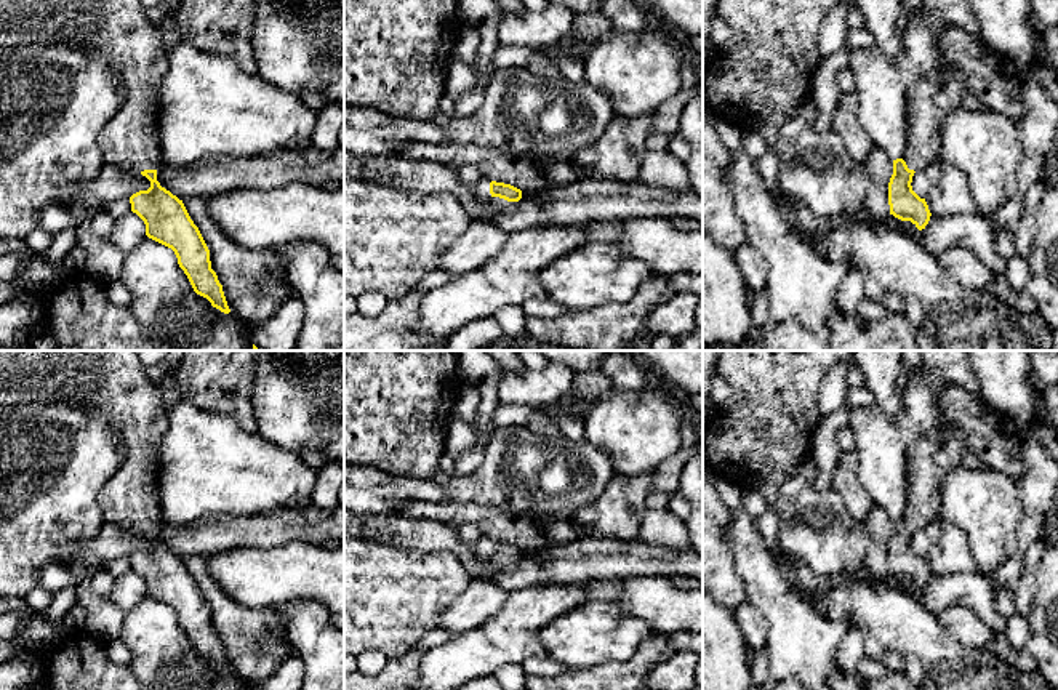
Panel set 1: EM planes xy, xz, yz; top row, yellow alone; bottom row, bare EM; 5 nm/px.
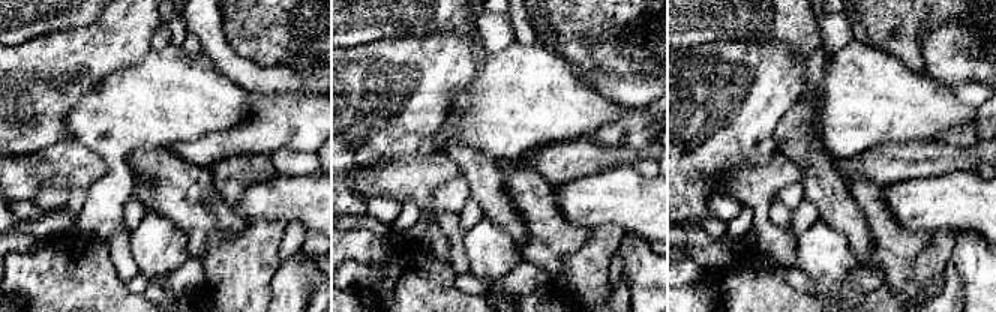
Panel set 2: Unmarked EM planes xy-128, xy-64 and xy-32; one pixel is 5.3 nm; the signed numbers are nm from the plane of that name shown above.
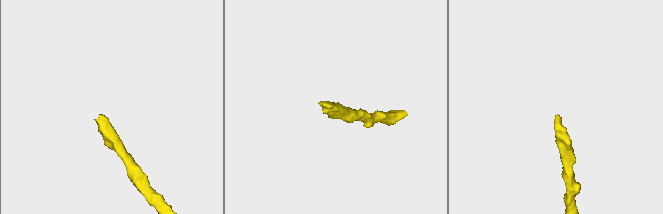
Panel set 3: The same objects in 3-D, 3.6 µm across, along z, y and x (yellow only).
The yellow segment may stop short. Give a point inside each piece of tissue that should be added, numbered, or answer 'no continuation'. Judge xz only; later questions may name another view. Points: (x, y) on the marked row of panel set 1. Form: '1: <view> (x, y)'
1: xz (480, 191)

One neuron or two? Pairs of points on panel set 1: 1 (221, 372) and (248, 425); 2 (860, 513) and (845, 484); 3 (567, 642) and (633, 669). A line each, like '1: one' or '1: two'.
1: one
2: one
3: two

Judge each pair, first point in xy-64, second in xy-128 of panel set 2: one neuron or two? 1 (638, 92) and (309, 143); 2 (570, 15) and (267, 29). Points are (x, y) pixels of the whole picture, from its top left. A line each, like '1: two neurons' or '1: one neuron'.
1: two neurons
2: one neuron

